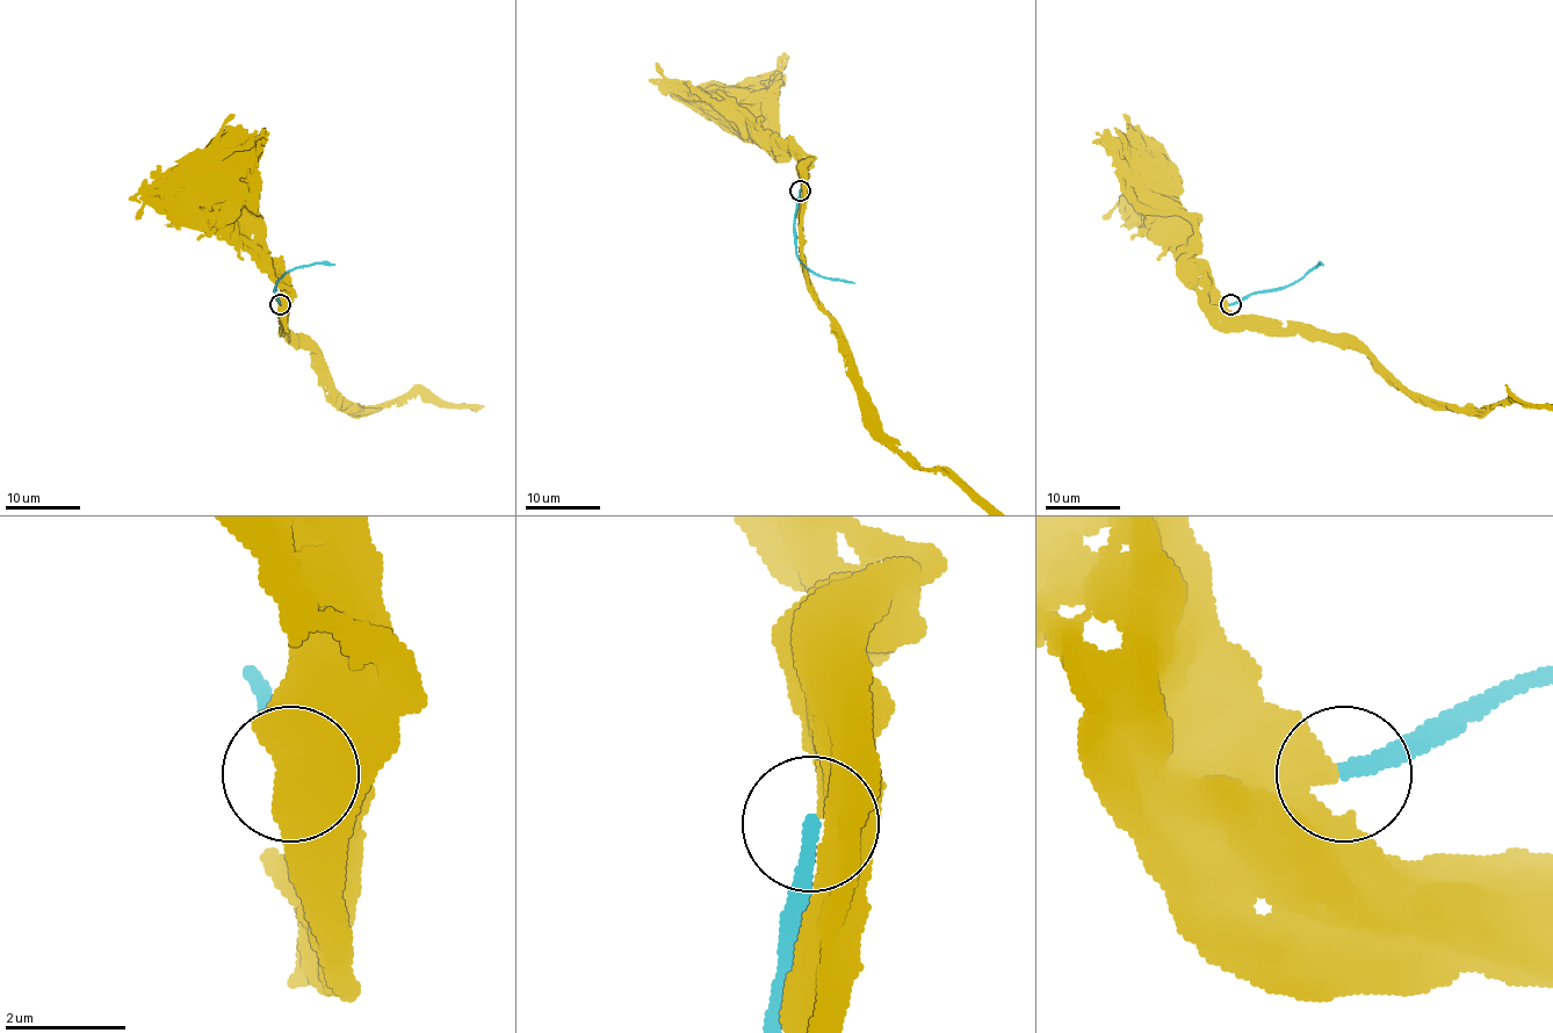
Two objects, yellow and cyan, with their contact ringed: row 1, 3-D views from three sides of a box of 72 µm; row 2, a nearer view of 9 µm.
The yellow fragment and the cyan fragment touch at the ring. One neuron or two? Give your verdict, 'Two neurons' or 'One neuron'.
Two neurons

